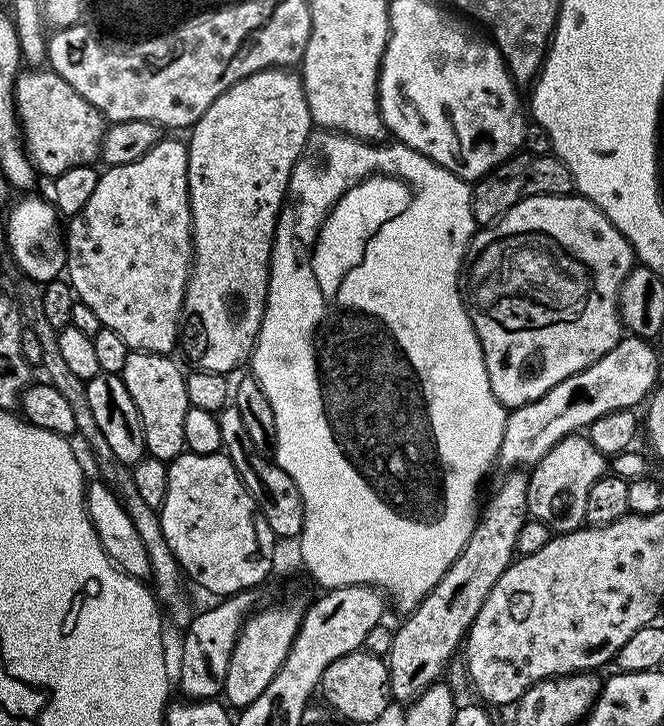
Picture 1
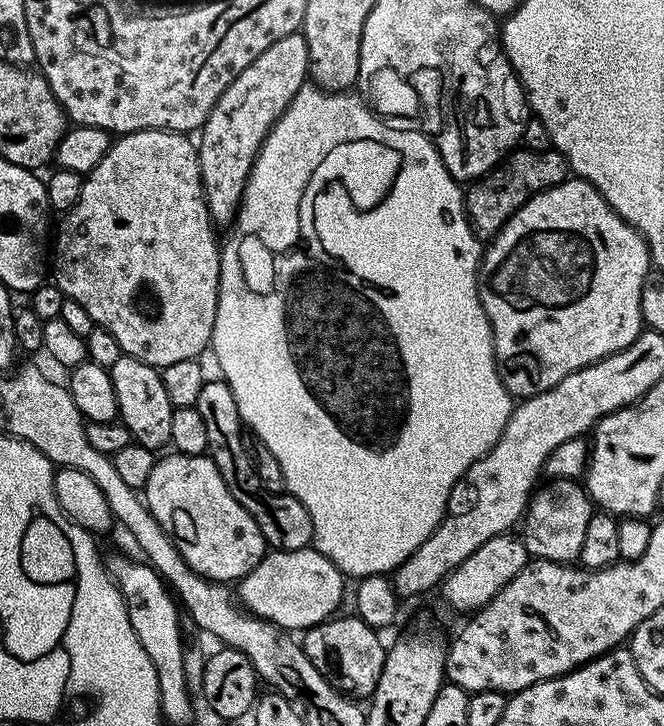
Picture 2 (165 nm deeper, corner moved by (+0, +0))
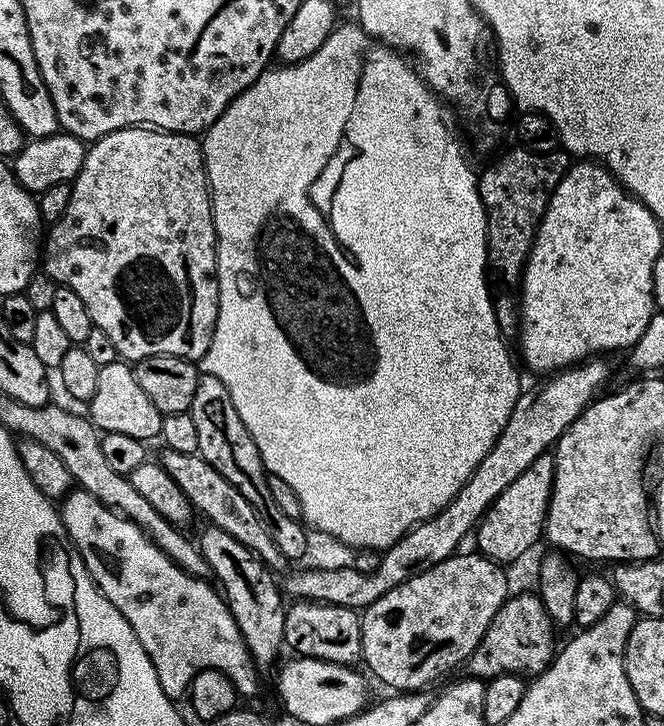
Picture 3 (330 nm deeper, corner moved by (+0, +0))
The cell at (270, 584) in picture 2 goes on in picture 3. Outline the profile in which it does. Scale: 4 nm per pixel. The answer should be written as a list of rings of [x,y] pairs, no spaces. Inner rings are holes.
[[[589,358],[581,363],[573,364],[570,368],[549,375],[545,379],[548,381],[533,396],[528,396],[528,394],[521,395],[519,402],[514,406],[514,410],[506,422],[506,426],[502,430],[502,434],[494,442],[494,446],[488,451],[486,458],[482,458],[482,462],[478,462],[474,474],[464,483],[462,490],[458,490],[458,494],[454,494],[454,498],[438,515],[432,516],[428,520],[423,520],[421,524],[415,524],[413,528],[409,528],[404,537],[398,542],[391,544],[381,555],[380,565],[372,573],[360,573],[354,567],[340,570],[320,570],[301,567],[299,569],[300,572],[292,570],[287,573],[287,595],[289,597],[292,595],[292,598],[296,600],[311,600],[314,604],[333,604],[339,608],[363,610],[369,608],[374,602],[378,602],[378,598],[382,598],[382,594],[394,590],[394,586],[414,578],[434,566],[438,566],[438,562],[442,562],[446,558],[457,555],[459,548],[456,547],[467,536],[469,539],[470,533],[480,523],[487,508],[498,498],[498,494],[502,494],[502,490],[506,490],[506,486],[510,486],[510,482],[514,482],[514,478],[518,478],[518,474],[522,474],[522,470],[526,470],[526,466],[530,466],[530,462],[534,462],[534,458],[545,455],[555,445],[556,441],[560,439],[565,430],[582,414],[582,410],[587,408],[593,400],[597,399],[598,393],[601,391],[599,388],[608,380],[608,368],[602,361],[603,359],[600,358]]]

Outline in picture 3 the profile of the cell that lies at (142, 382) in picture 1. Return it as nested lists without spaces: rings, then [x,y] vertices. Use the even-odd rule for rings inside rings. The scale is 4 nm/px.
[[[120,358],[98,370],[98,387],[94,390],[94,398],[87,401],[87,417],[101,433],[130,434],[130,438],[145,442],[155,441],[159,437],[164,421],[158,406],[154,406],[146,390],[138,386],[133,365]]]

